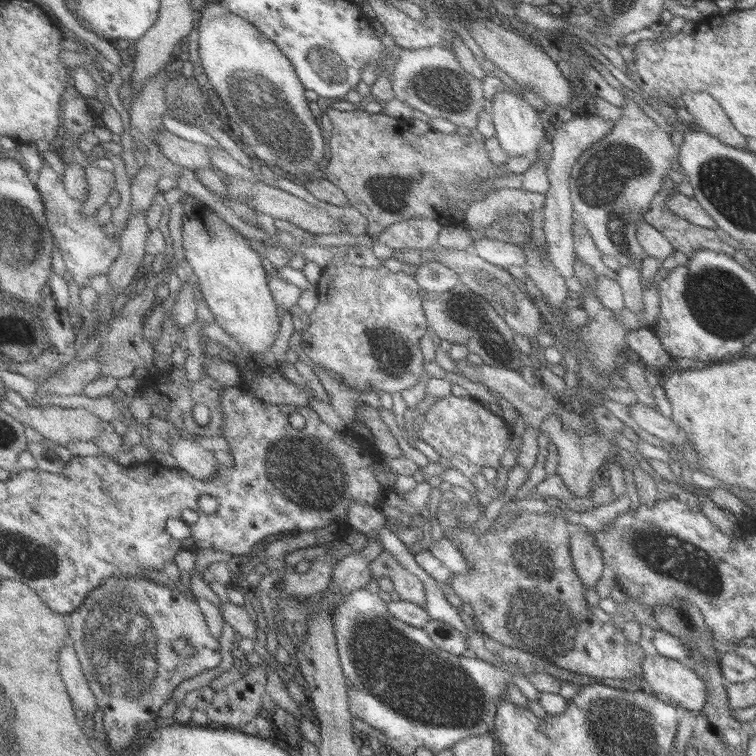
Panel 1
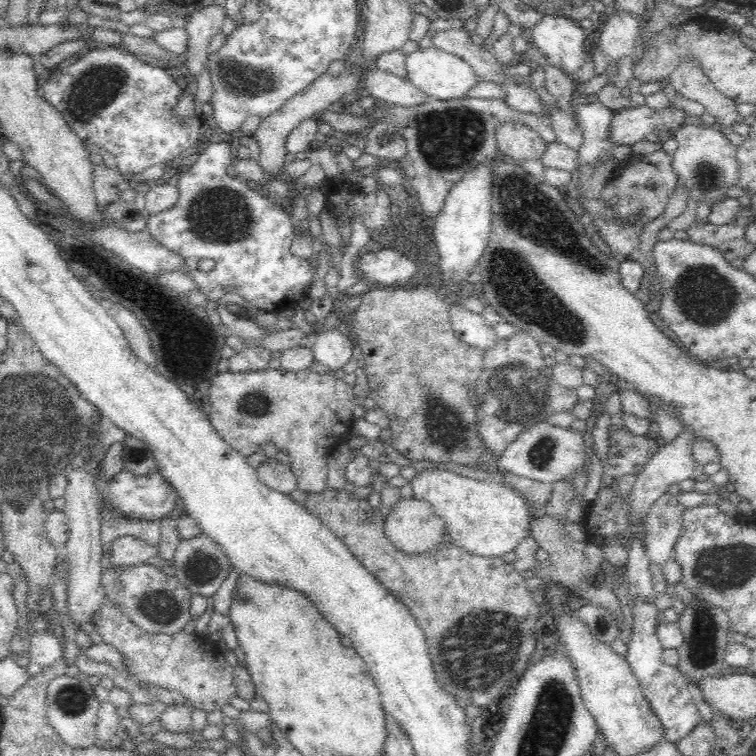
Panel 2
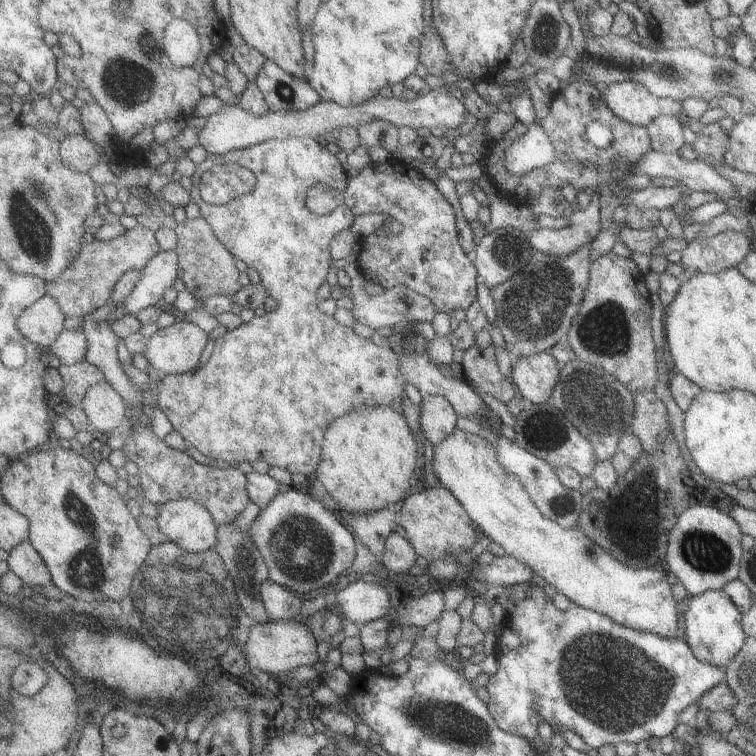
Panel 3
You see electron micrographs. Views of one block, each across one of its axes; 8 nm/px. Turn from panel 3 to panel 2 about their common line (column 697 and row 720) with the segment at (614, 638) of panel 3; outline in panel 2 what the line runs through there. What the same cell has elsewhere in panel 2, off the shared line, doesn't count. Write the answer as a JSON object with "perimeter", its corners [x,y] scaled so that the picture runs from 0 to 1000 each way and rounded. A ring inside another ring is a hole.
{"perimeter":[[[833,794],[836,802],[836,817],[839,817],[839,828],[836,828],[836,839],[833,839],[833,849],[828,857],[828,873],[847,905],[847,913],[857,929],[857,934],[862,937],[862,944],[870,950],[870,958],[876,963],[876,971],[884,981],[897,984],[899,979],[905,979],[905,974],[910,974],[918,963],[923,963],[929,952],[923,934],[918,931],[918,918],[913,918],[913,905],[910,897],[902,892],[902,886],[897,881],[884,881],[876,873],[876,854],[870,847],[870,804],[868,799],[841,799],[841,794]]]}

